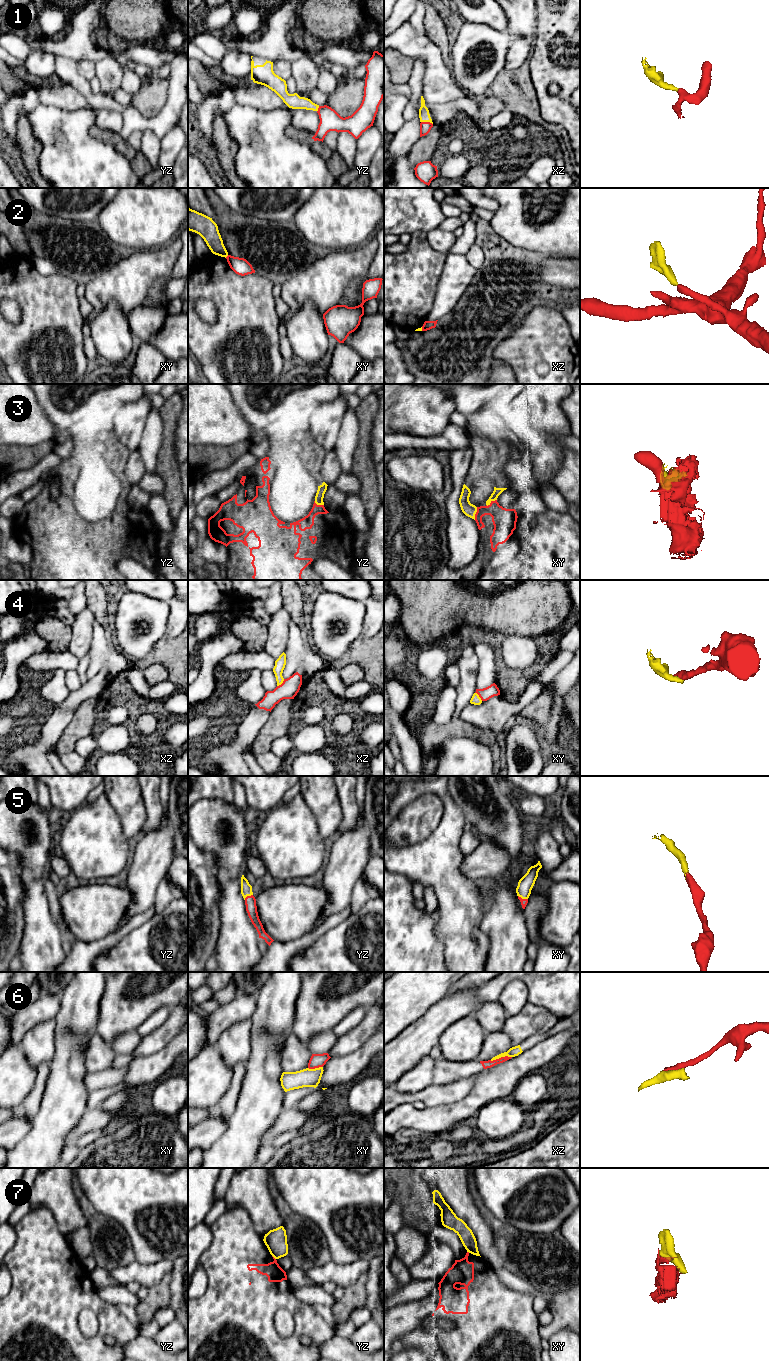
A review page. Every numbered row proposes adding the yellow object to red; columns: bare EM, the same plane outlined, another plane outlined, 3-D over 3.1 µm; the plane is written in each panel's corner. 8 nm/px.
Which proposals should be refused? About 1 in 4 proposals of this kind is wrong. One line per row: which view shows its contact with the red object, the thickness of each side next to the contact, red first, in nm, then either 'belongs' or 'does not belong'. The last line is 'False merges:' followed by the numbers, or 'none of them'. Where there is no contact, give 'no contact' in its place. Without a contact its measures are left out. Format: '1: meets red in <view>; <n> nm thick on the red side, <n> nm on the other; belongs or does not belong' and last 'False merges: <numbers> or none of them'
1: meets red in xz; 90 nm thick on the red side, 90 nm on the other; belongs
2: meets red in xy; 140 nm thick on the red side, 150 nm on the other; does not belong
3: meets red in xy; 190 nm thick on the red side, 60 nm on the other; belongs
4: meets red in xz; 150 nm thick on the red side, 90 nm on the other; does not belong
5: meets red in xy; 50 nm thick on the red side, 120 nm on the other; belongs
6: meets red in xz; 60 nm thick on the red side, 80 nm on the other; does not belong
7: meets red in yz; 140 nm thick on the red side, 180 nm on the other; does not belong
False merges: 2, 4, 6, 7

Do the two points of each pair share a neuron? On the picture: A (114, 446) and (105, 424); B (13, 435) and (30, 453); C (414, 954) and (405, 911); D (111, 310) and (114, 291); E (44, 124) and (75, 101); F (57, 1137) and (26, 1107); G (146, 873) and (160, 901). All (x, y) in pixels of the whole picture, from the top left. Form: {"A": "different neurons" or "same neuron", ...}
{"A": "same neuron", "B": "different neurons", "C": "same neuron", "D": "different neurons", "E": "different neurons", "F": "different neurons", "G": "different neurons"}

